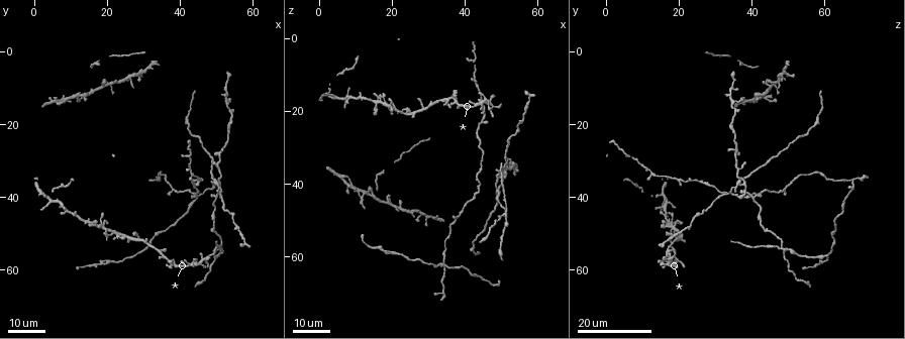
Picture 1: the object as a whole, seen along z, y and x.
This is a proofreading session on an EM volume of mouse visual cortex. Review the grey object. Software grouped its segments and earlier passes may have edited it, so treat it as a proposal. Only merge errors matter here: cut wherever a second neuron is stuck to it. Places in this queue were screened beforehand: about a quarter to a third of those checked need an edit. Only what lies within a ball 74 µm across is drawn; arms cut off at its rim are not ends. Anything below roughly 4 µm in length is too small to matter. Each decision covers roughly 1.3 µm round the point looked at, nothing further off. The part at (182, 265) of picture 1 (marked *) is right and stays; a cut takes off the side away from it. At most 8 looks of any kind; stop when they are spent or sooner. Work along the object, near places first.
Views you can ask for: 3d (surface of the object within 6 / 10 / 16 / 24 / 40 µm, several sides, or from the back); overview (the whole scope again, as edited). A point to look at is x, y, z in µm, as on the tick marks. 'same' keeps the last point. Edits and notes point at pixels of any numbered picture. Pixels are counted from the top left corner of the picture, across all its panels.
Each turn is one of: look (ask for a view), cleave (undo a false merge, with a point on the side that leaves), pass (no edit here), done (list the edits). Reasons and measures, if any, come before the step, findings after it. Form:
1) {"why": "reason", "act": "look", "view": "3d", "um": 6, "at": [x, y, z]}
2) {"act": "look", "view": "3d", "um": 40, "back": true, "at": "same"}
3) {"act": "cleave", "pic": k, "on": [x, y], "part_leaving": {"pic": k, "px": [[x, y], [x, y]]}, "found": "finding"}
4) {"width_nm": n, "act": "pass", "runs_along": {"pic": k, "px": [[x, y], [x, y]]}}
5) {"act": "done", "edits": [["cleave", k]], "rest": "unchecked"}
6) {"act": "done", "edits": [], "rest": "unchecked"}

{"why": "three arms meet", "act": "look", "view": "3d", "um": 16, "at": [49.5, 40.5, 40.5]}

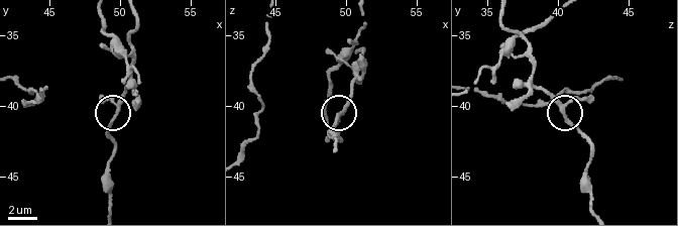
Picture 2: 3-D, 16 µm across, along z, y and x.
{"act": "look", "view": "3d", "um": 6, "at": [49.8, 40.0, 40.2]}

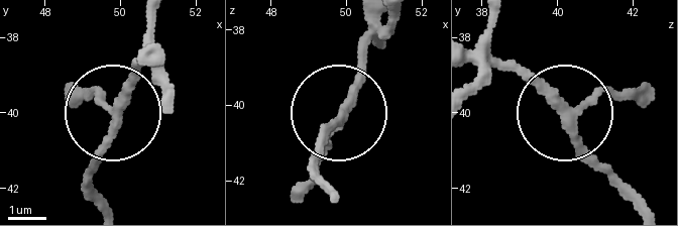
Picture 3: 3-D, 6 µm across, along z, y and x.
{"width_nm": 220, "act": "pass", "runs_along": {"pic": 3, "px": [[146, 23], [114, 139], [82, 184]]}, "found": "one neuron here"}

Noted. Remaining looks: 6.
{"why": "looks like a crossing", "act": "look", "view": "3d", "um": 16, "at": [50.5, 36.0, 37.0]}

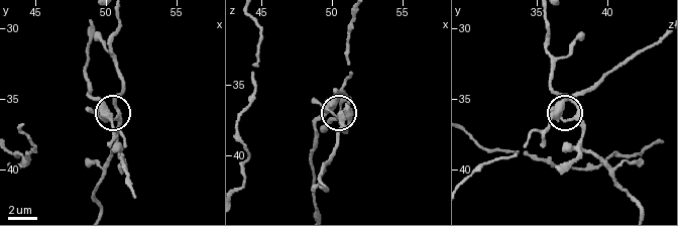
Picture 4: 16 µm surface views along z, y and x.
{"act": "look", "view": "3d", "um": 6, "at": [49.6, 36.4, 36.8]}

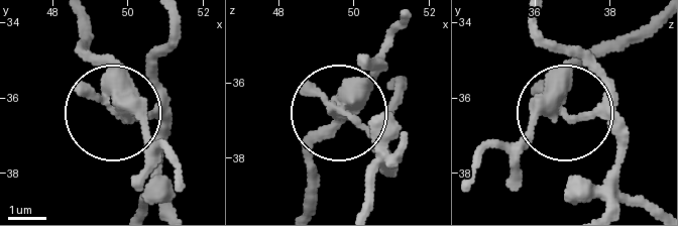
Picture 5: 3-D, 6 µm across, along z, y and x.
{"act": "cleave", "pic": 5, "on": [89, 55], "part_leaving": {"pic": 5, "px": [[115, 98], [86, 52], [86, 24]]}, "found": "a second neuron is stuck on"}

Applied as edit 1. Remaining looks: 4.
{"why": "redraw", "act": "look", "view": "overview"}

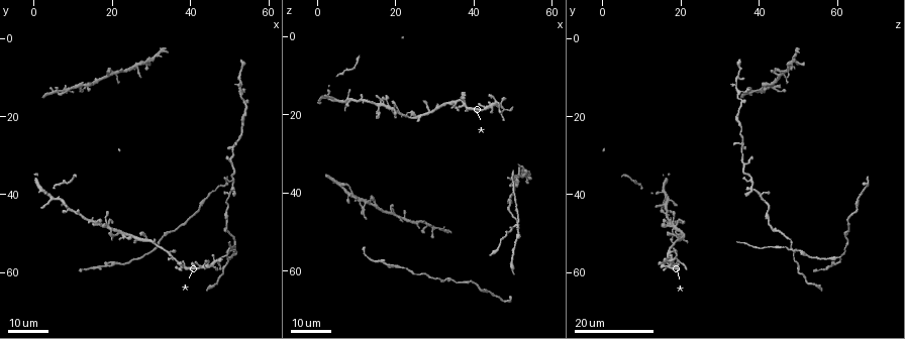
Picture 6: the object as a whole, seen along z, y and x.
{"act": "look", "view": "3d", "um": 16, "at": [51.0, 29.0, 36.0]}

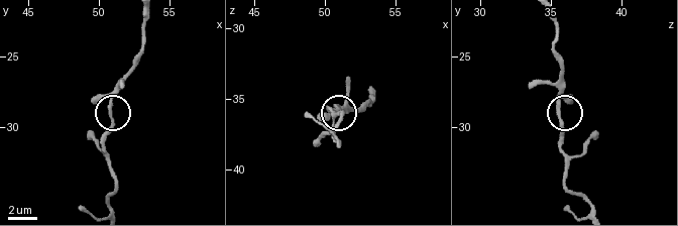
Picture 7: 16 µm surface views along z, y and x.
{"act": "look", "view": "3d", "um": 6, "at": [50.8, 28.6, 35.6]}

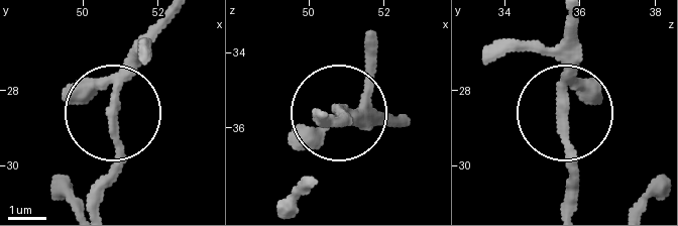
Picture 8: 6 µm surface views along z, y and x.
{"act": "look", "view": "3d", "um": 6, "back": true, "at": [50.80, 28.45, 35.55]}

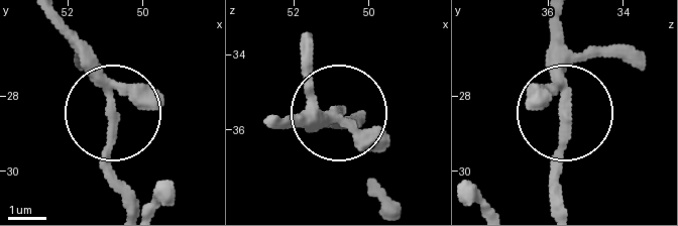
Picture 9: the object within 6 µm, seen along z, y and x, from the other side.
{"arms": 3, "act": "pass", "runs_along": {"pic": 9, "px": [[126, 208], [107, 149], [114, 102], [104, 73], [59, 24]]}, "found": "all the same neuron"}

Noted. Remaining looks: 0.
{"act": "done", "edits": [["cleave", 5]], "rest": "unchecked"}

